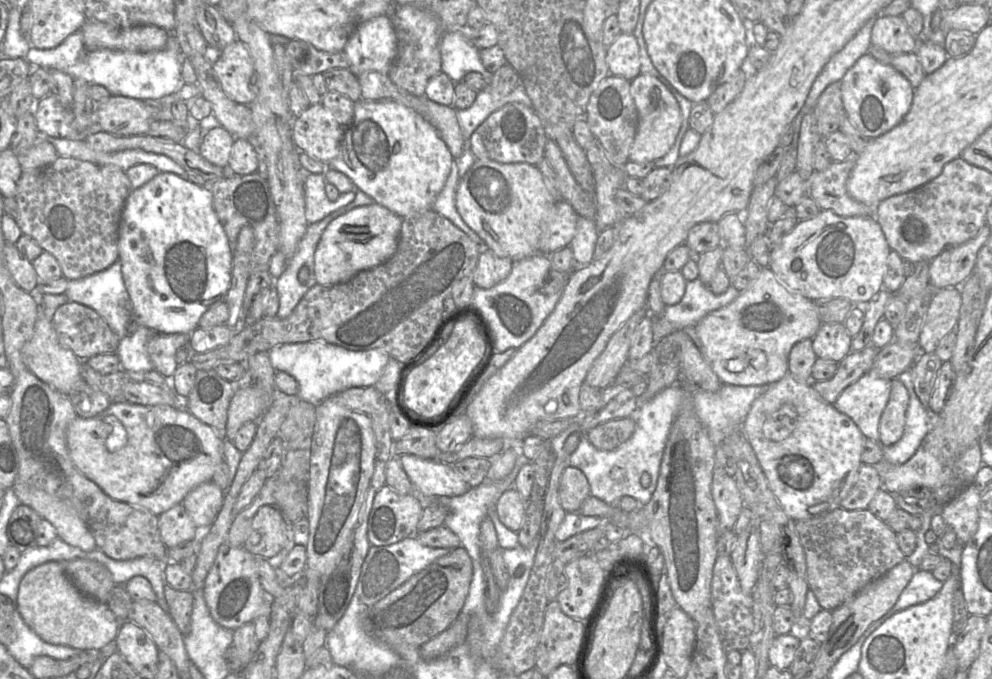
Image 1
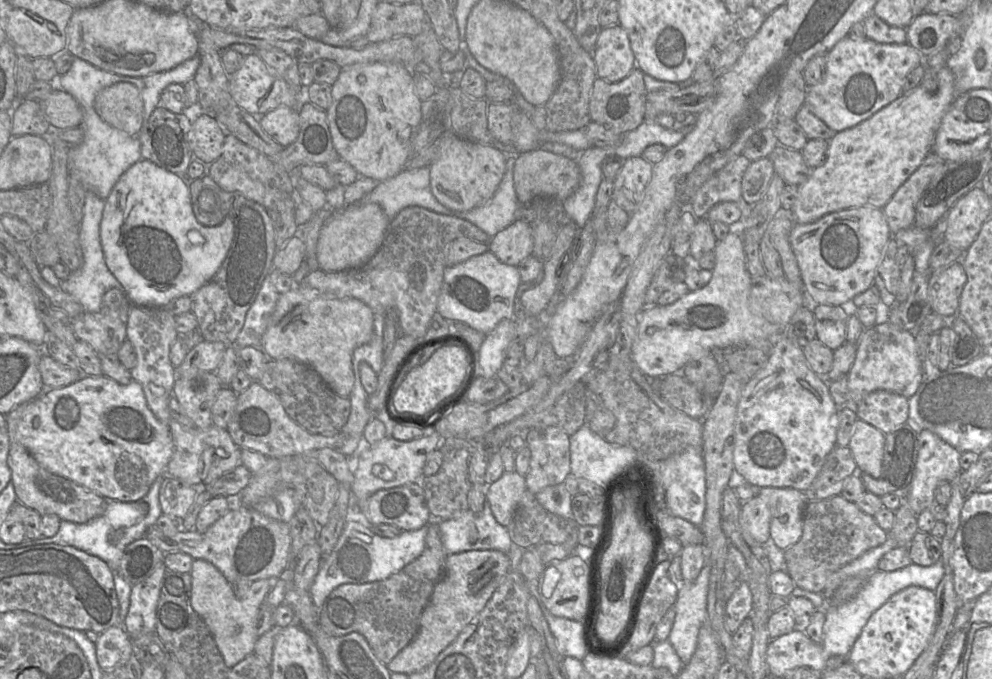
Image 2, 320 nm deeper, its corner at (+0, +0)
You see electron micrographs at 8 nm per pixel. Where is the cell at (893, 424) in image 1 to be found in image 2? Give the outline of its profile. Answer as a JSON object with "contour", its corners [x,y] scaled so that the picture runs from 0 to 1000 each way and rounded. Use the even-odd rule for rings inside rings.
{"contour":[[[895,574],[873,580],[861,599],[866,619],[872,620],[890,639],[899,636],[916,617],[915,586]]]}

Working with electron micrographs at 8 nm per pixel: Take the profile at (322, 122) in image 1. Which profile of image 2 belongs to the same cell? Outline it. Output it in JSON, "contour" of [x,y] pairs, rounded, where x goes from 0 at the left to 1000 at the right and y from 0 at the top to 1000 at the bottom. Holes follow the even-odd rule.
{"contour":[[[281,158],[259,172],[264,190],[286,218],[299,205],[302,193],[300,161]]]}

